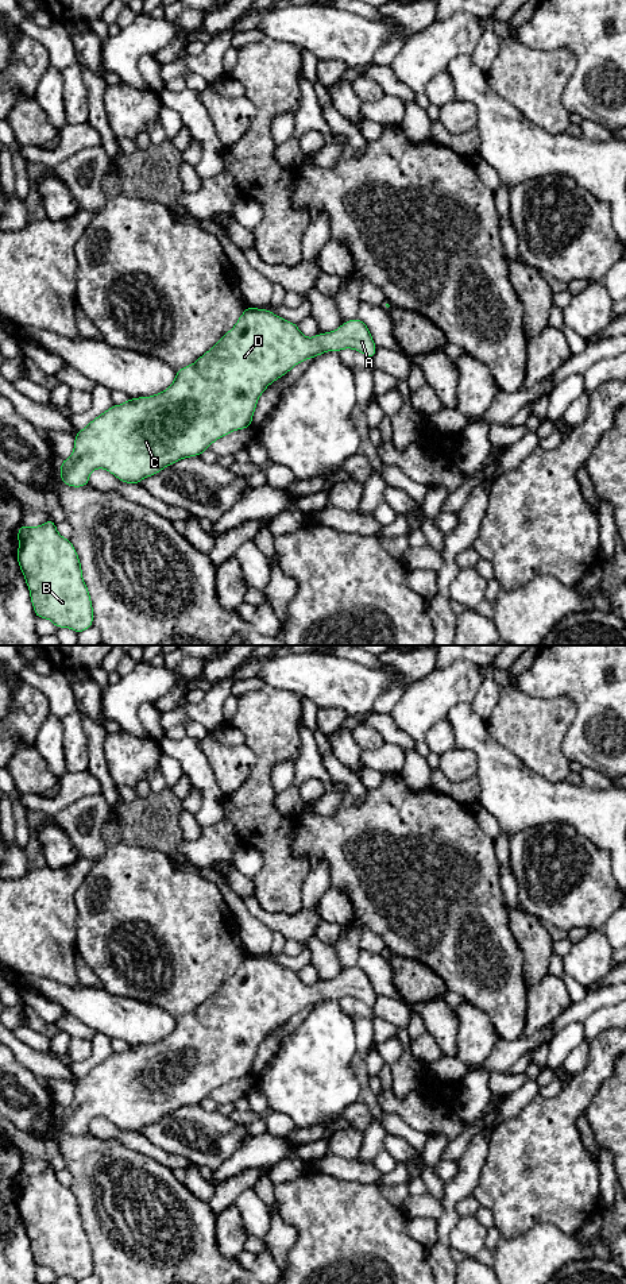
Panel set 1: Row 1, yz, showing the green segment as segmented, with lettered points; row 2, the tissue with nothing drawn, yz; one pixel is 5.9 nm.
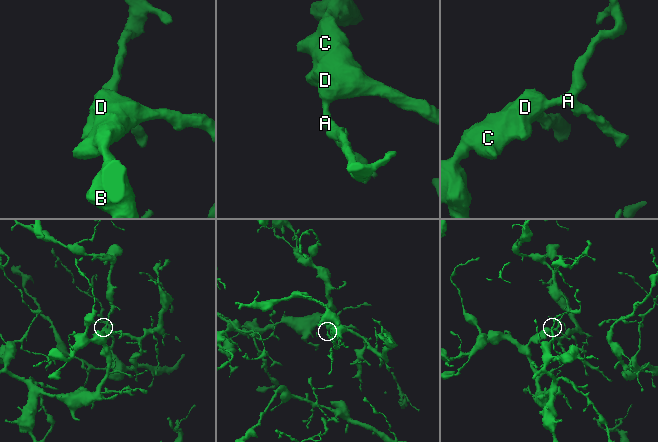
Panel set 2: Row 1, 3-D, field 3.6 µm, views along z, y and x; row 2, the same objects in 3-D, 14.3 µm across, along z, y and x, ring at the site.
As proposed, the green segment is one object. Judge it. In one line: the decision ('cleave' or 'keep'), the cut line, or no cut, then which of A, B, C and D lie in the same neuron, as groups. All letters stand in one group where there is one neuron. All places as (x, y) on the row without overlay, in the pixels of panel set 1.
keep; cut none; groups A B C D

